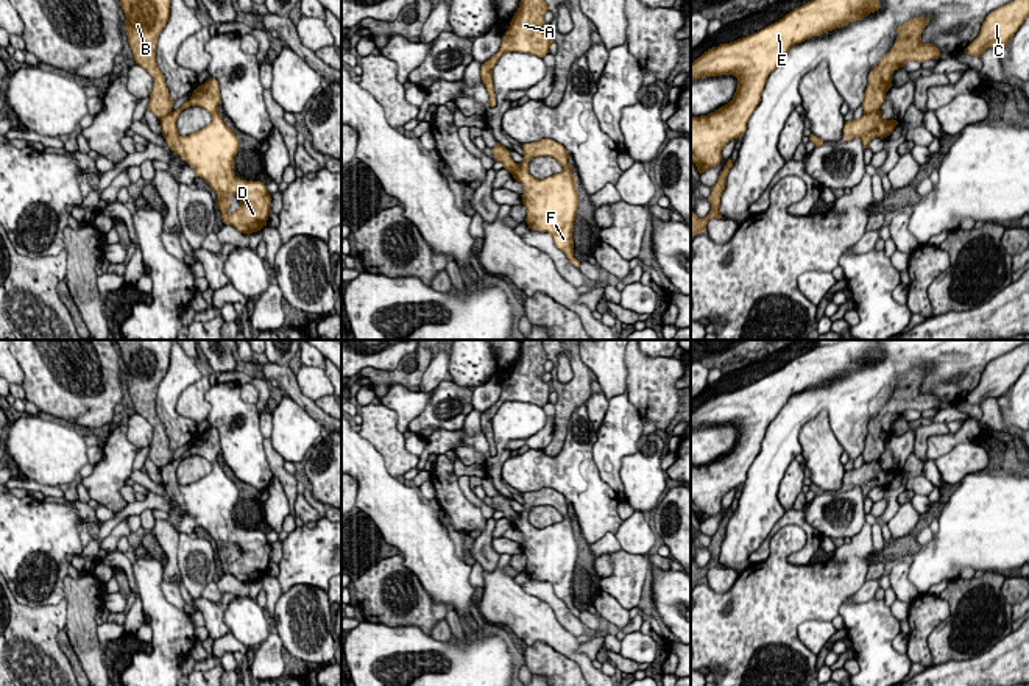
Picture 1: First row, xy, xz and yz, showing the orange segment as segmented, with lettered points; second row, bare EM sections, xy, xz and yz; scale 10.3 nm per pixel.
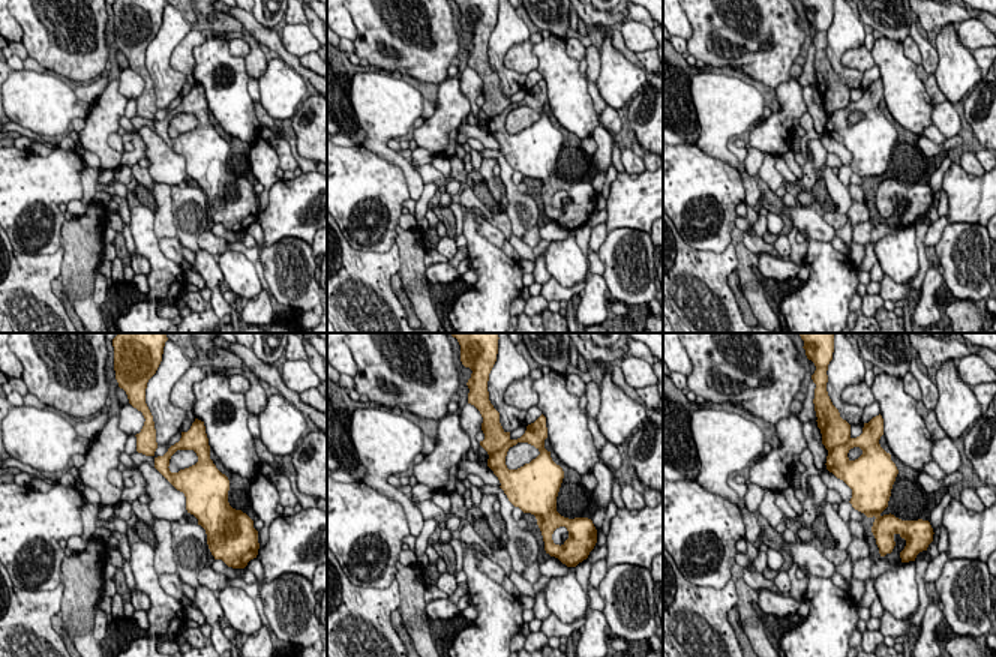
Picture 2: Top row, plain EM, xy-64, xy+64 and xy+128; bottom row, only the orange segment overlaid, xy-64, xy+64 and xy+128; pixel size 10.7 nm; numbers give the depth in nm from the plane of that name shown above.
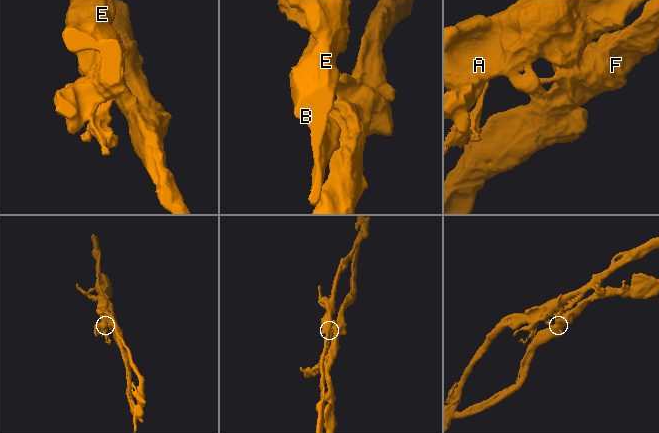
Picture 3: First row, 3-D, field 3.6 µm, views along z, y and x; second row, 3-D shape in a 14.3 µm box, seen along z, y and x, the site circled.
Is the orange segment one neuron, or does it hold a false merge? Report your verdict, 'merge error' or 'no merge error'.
merge error

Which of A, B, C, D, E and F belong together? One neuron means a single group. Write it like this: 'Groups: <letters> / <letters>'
Groups: A B E / C D F

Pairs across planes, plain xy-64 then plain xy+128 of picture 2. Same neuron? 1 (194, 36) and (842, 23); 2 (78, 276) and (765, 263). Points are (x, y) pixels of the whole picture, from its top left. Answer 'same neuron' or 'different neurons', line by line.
1: different neurons
2: different neurons

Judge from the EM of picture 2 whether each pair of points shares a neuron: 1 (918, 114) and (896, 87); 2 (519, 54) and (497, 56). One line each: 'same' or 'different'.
1: same
2: different

